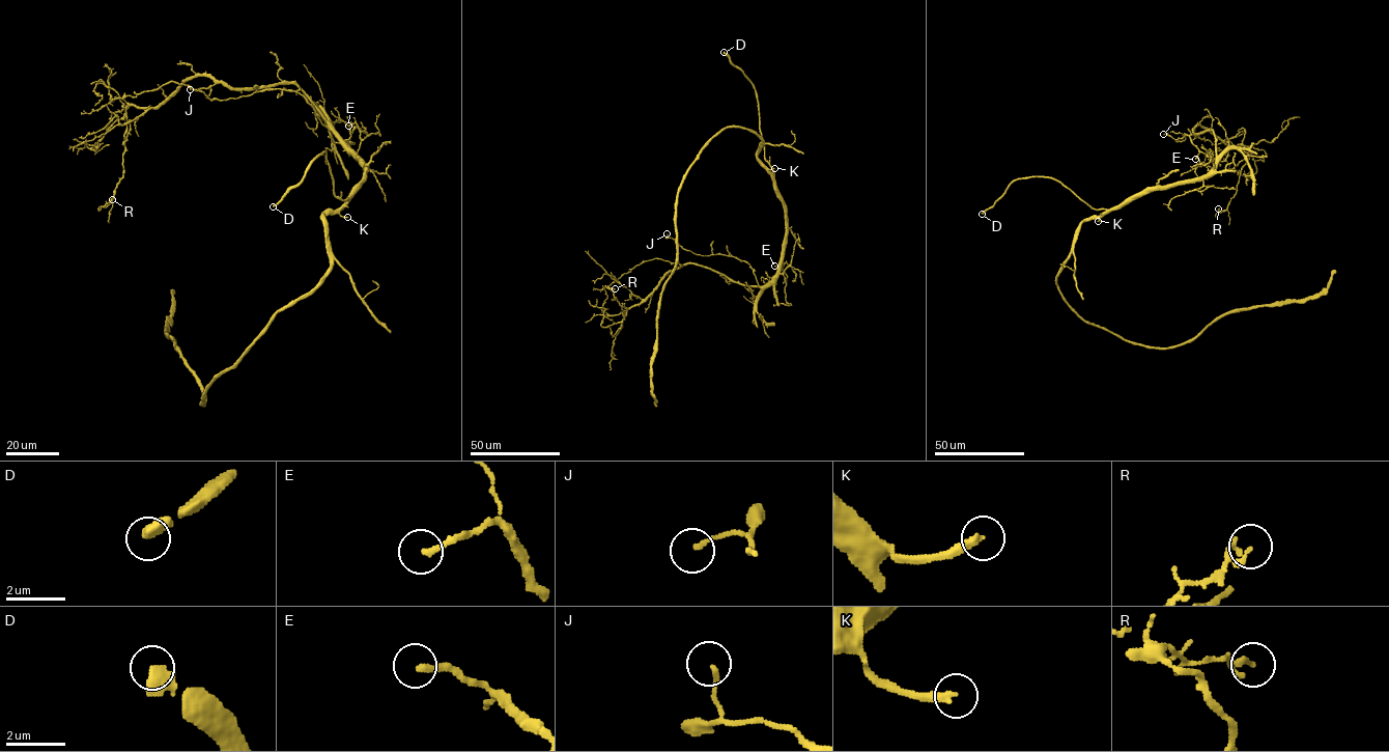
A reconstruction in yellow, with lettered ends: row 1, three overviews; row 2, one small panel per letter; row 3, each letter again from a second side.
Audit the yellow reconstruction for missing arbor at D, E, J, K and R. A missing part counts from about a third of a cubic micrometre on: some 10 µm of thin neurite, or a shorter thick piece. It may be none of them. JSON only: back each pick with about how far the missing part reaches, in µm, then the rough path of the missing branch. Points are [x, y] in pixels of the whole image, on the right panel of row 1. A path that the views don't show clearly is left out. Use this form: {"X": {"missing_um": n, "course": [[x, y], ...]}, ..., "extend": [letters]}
{"D": {"missing_um": 15}, "K": {"missing_um": 40}, "extend": ["D", "K"]}

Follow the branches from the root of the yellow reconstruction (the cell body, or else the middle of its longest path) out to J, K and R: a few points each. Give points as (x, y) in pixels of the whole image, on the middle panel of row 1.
J: (758, 158), (771, 174), (785, 210), (781, 265), (768, 282), (761, 287), (744, 261), (696, 254), (667, 233)
K: (758, 158), (768, 168), (774, 168)
R: (758, 158), (785, 210), (781, 265), (765, 285), (745, 286), (684, 263), (624, 318), (615, 288)

